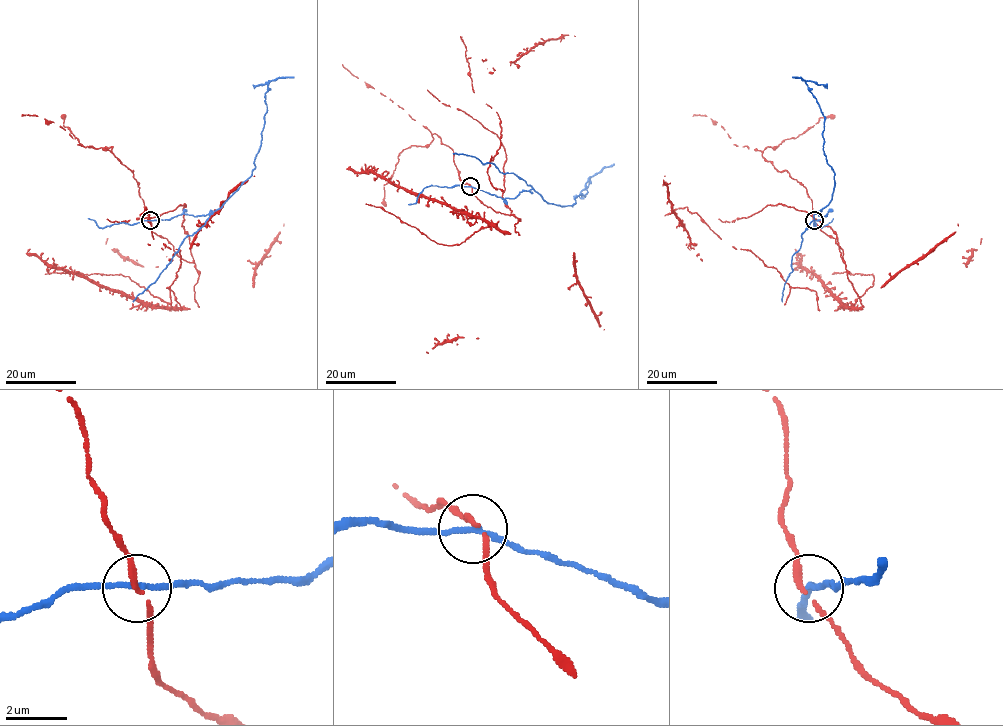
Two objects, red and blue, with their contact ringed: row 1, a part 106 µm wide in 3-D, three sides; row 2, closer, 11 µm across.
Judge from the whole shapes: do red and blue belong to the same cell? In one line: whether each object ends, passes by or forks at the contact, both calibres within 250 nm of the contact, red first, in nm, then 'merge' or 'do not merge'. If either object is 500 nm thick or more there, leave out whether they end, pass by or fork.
red passes by; blue passes by; 150 nm thick on the red side, 170 nm on the other; do not merge

